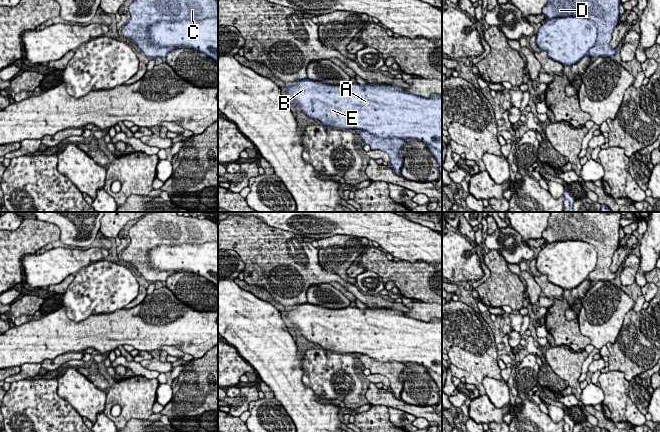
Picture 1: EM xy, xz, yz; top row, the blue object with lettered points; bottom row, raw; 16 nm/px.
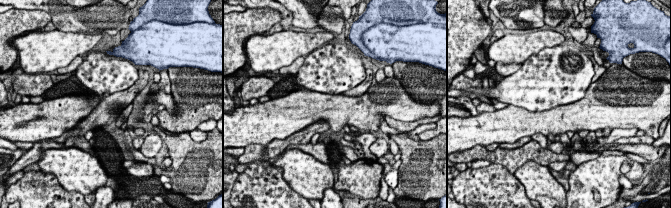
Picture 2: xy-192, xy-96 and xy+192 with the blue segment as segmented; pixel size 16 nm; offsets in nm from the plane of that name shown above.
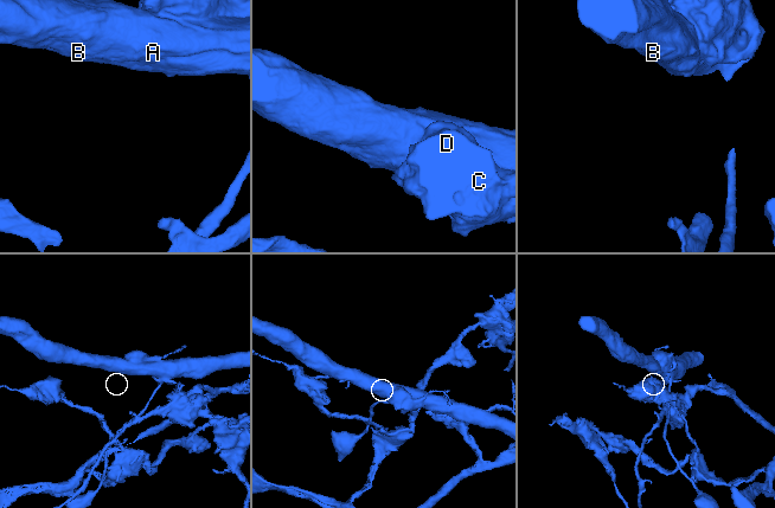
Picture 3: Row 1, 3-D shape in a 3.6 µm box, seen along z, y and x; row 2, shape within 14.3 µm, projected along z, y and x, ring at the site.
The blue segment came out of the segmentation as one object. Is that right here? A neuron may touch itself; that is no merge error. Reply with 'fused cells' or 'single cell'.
fused cells

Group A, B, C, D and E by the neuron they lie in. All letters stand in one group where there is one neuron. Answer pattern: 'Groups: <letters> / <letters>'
Groups: A B E / C D

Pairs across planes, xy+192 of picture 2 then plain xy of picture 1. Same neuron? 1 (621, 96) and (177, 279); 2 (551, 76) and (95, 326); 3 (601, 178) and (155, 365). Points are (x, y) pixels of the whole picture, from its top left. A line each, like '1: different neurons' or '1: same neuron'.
1: different neurons
2: different neurons
3: different neurons

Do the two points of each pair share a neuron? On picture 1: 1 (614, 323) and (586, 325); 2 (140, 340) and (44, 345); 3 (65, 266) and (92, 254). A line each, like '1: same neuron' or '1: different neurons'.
1: same neuron
2: same neuron
3: same neuron

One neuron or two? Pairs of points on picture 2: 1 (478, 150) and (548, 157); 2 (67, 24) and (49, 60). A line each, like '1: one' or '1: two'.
1: one
2: two

